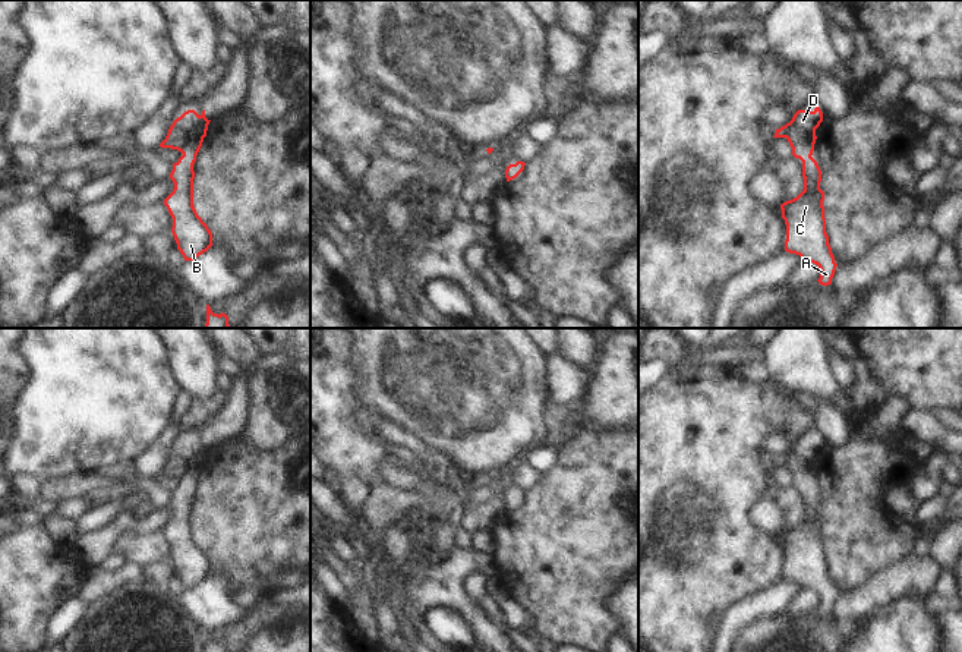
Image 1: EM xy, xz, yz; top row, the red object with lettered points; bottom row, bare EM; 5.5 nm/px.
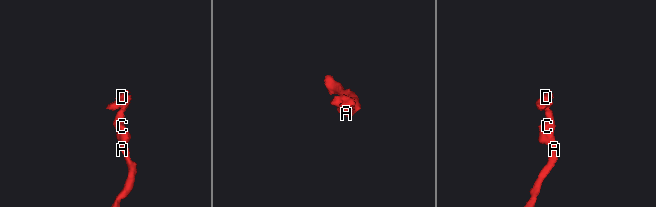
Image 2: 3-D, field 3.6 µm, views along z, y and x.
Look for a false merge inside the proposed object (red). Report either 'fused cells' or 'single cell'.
single cell

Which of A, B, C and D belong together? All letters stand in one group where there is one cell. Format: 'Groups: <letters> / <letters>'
Groups: A B C D

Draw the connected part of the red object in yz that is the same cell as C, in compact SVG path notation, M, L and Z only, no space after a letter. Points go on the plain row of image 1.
M819 434L813 440L798 438L789 451L776 457L773 466L786 466L792 484L802 489L804 519L780 533L786 552L785 579L816 592L821 599L817 610L829 614L838 592L826 561L824 520L820 517L821 498L811 485L817 467L816 457L821 450L823 441Z

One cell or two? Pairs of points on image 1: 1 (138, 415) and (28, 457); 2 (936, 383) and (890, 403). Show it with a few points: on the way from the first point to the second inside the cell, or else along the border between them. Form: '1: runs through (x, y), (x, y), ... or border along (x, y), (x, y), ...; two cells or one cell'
1: runs through (110, 415), (76, 415), (56, 435); one cell
2: border along (888, 394), (904, 397), (911, 406); two cells

